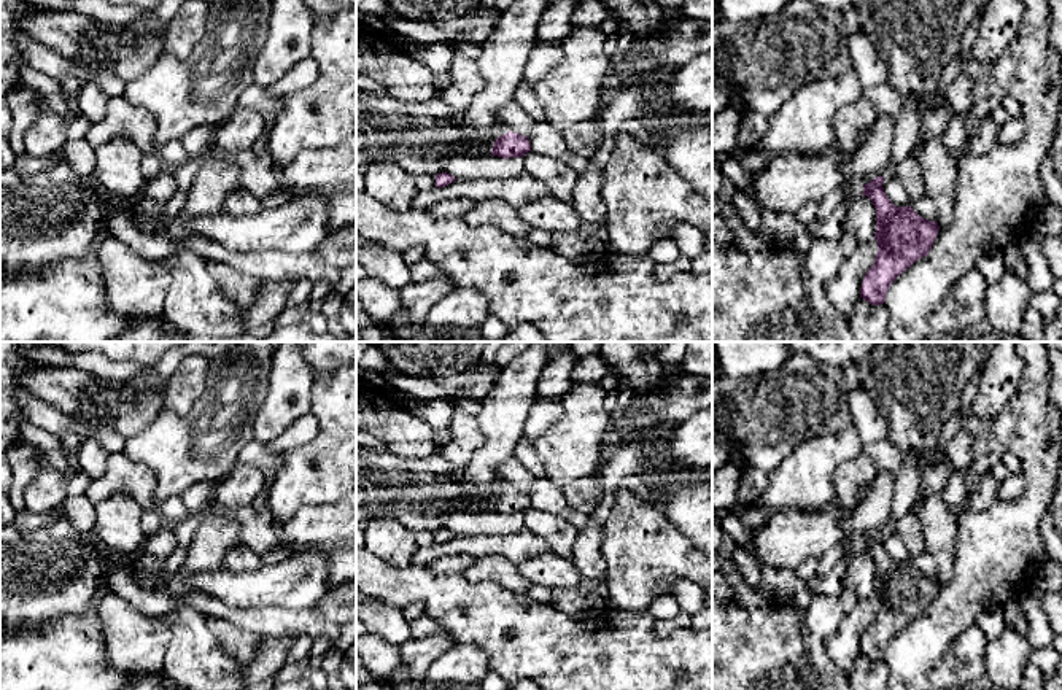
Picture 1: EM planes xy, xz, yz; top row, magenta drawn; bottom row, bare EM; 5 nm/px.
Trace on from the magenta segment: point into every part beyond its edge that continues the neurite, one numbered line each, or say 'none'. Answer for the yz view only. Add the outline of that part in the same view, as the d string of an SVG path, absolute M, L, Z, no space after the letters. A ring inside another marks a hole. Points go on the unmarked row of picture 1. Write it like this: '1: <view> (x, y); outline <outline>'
1: yz (832, 584); outline M855 541L847 550L847 555L833 568L833 571L825 577L814 576L812 579L809 579L806 590L809 590L811 595L838 596L844 588L846 569L851 563L851 558L860 550L863 550L863 542Z

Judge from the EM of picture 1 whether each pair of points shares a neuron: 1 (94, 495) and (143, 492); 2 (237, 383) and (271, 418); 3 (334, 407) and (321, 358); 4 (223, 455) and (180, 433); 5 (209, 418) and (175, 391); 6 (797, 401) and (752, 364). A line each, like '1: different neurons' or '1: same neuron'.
1: same neuron
2: different neurons
3: different neurons
4: same neuron
5: different neurons
6: different neurons

